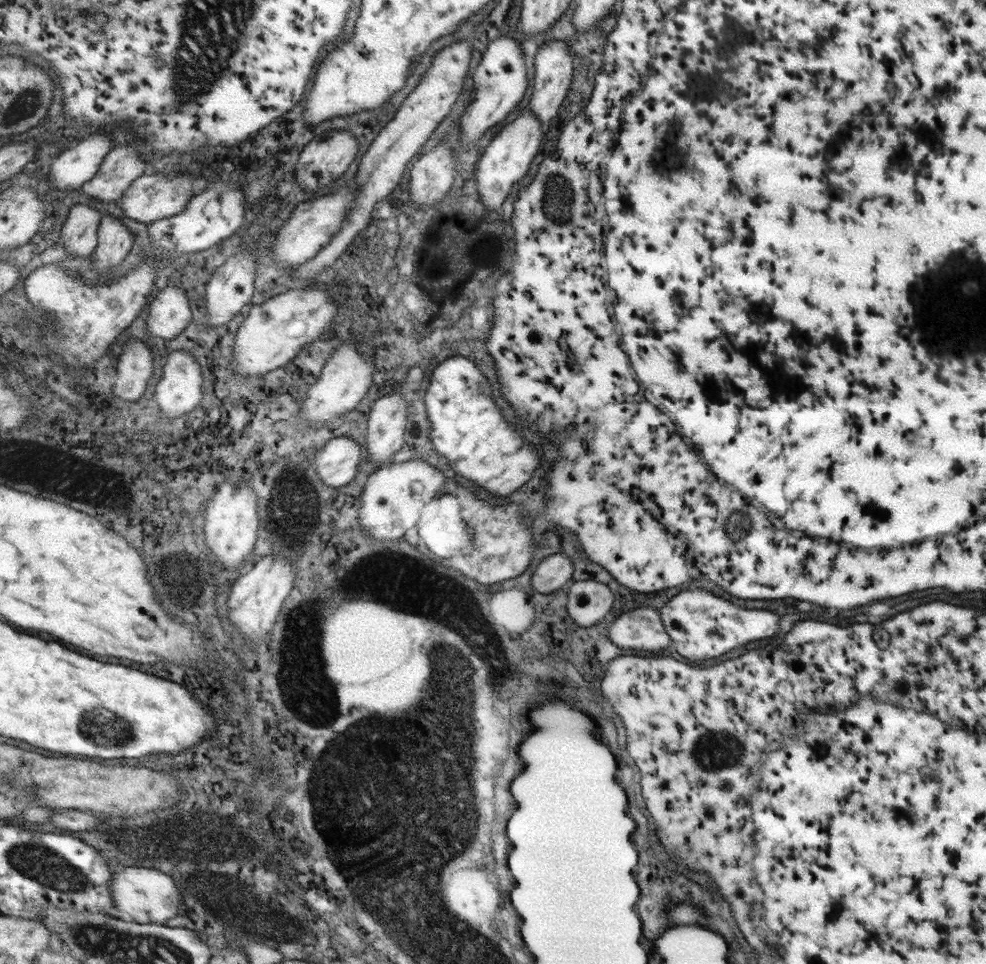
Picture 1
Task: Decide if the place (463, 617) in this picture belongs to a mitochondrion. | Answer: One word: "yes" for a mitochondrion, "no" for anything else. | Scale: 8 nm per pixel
yes

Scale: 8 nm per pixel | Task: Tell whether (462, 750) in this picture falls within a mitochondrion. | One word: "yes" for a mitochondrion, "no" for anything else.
yes

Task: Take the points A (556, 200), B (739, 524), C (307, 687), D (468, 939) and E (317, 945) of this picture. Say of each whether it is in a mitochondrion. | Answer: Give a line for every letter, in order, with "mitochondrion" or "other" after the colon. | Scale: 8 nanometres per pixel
A: mitochondrion
B: mitochondrion
C: mitochondrion
D: mitochondrion
E: mitochondrion

